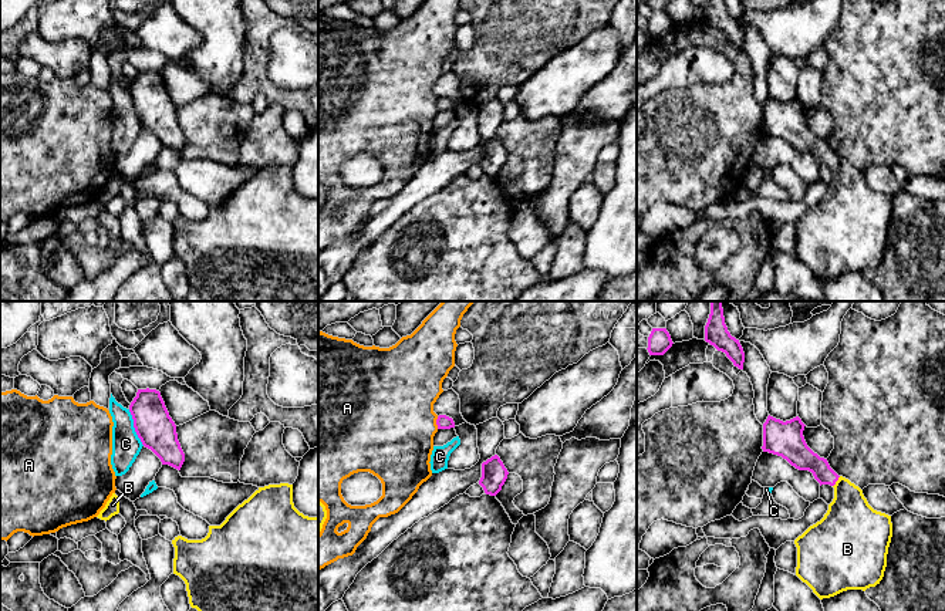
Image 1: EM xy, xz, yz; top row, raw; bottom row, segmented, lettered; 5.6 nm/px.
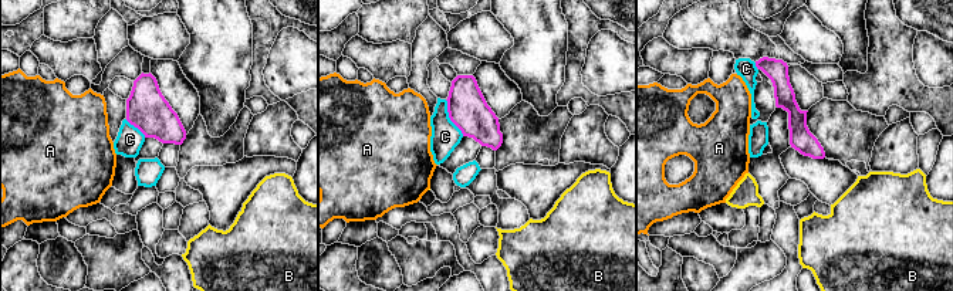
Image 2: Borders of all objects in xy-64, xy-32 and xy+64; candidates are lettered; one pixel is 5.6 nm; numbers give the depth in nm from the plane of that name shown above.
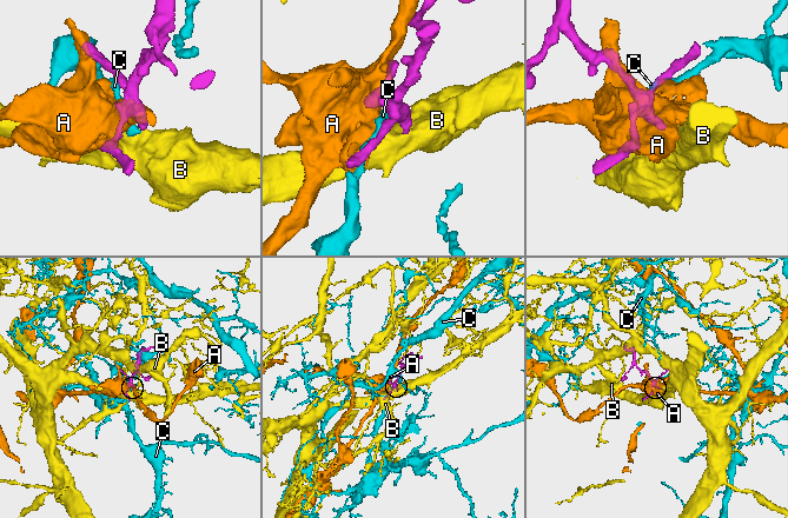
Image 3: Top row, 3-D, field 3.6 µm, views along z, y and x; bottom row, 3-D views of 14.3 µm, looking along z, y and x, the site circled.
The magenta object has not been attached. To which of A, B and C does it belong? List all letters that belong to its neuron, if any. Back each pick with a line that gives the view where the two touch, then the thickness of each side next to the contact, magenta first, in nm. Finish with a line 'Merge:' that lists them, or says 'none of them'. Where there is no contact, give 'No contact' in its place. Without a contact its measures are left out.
B: Touches magenta in yz. Thickness 140 nm (magenta) against 300 nm
Merge: B

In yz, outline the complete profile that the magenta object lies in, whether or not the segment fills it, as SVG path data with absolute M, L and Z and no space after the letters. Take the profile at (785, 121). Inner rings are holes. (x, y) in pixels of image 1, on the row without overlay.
M767 98L763 105L763 134L786 141L799 152L809 152L821 166L834 169L834 180L828 186L824 199L810 207L794 222L797 229L796 257L806 264L820 280L830 280L847 271L863 271L875 269L884 259L887 236L892 219L891 198L874 192L863 176L863 172L848 161L838 158L828 146L806 125L804 105L799 98L780 102Z

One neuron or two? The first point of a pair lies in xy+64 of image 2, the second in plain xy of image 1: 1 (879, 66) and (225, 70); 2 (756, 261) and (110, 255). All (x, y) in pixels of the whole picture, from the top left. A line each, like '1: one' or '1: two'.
1: two
2: two

